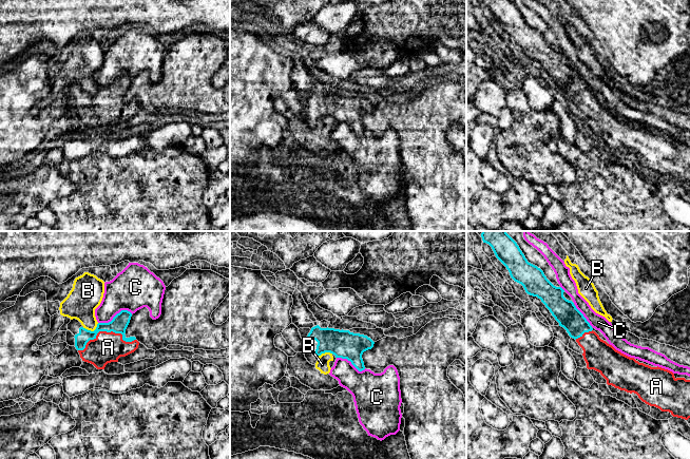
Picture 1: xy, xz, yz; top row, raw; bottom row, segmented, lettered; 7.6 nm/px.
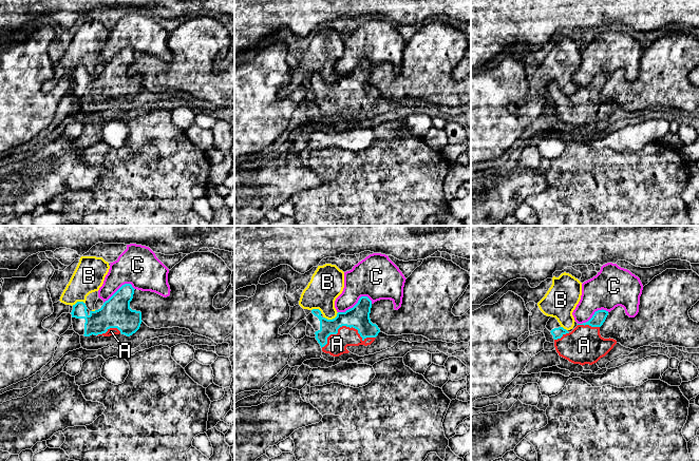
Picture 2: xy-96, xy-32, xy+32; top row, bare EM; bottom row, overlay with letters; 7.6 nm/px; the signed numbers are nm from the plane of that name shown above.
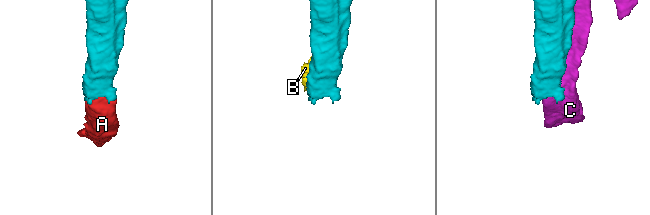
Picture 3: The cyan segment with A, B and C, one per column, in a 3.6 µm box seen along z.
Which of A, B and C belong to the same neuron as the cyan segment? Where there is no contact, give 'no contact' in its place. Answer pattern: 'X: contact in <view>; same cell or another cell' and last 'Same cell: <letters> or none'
A: contact in xy; same cell
B: contact in xy; another cell
C: contact in xy; another cell
Same cell: A

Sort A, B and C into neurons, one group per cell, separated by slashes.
A / B / C

